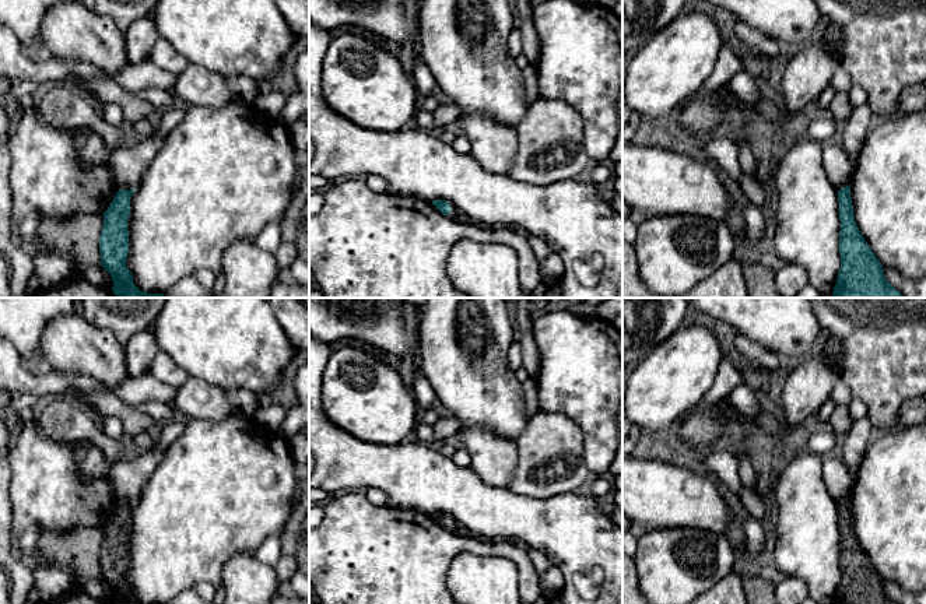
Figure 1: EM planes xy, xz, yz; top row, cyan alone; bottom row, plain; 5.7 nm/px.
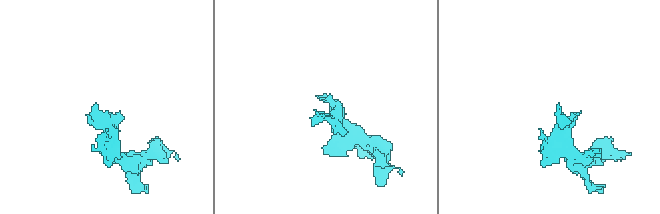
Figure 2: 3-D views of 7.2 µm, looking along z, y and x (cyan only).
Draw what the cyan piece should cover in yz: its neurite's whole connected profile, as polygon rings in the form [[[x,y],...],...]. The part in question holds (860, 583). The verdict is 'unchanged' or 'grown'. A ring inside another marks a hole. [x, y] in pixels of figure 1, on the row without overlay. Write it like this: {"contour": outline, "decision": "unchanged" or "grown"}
{"contour": [[[850,498],[838,503],[839,515],[839,568],[841,582],[834,604],[897,604],[884,590],[883,579],[876,568],[869,561],[863,548],[860,547],[855,530],[850,510]]], "decision": "unchanged"}

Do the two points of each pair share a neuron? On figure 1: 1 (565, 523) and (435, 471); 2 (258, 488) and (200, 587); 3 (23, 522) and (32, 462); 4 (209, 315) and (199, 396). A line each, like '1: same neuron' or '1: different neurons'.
1: same neuron
2: different neurons
3: same neuron
4: different neurons

